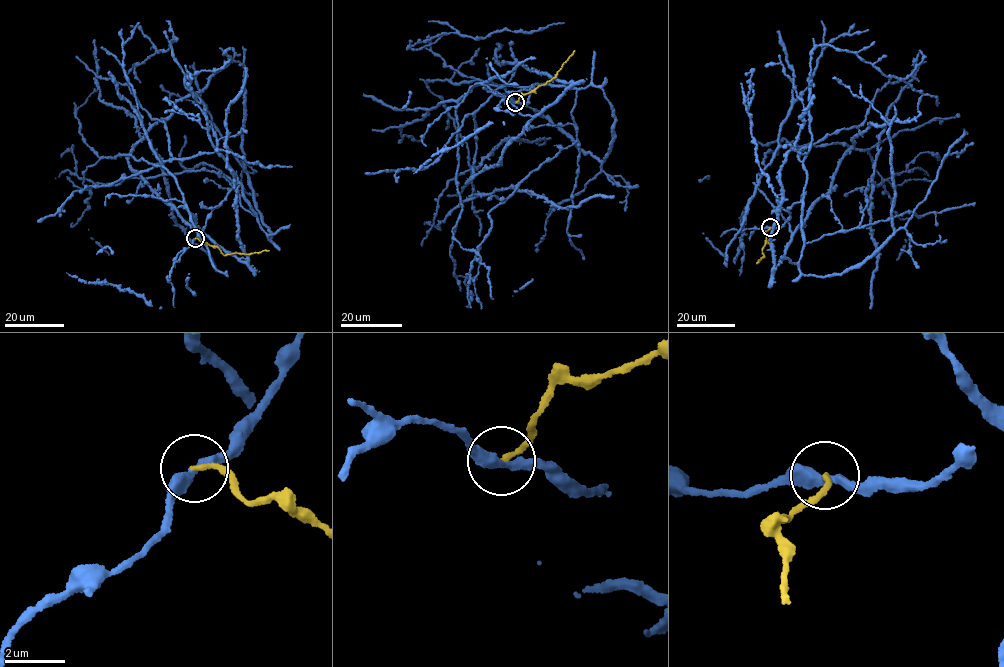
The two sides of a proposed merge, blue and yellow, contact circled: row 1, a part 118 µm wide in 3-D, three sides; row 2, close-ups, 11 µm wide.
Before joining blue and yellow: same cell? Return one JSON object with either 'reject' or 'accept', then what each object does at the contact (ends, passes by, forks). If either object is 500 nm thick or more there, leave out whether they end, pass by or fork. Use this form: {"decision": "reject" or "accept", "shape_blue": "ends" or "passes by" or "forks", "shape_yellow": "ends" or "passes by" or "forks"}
{"decision": "reject", "shape_blue": "passes by", "shape_yellow": "ends"}

